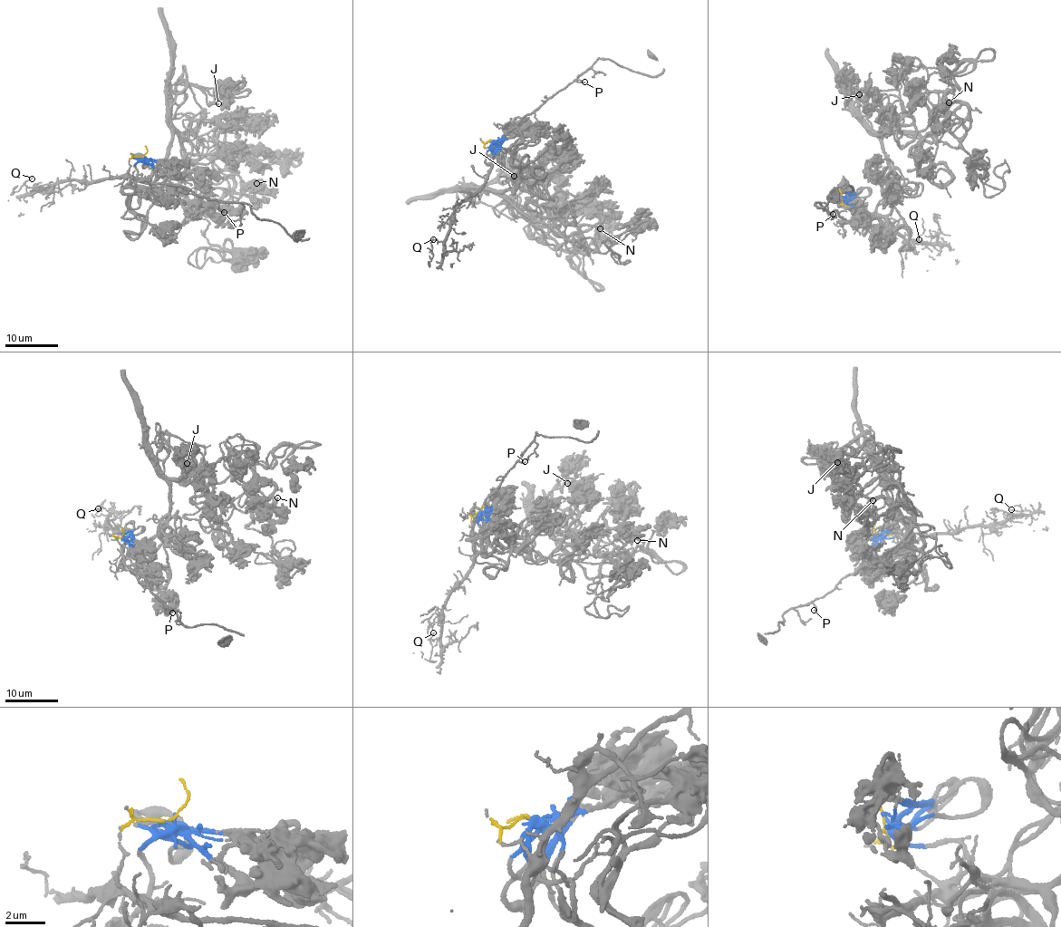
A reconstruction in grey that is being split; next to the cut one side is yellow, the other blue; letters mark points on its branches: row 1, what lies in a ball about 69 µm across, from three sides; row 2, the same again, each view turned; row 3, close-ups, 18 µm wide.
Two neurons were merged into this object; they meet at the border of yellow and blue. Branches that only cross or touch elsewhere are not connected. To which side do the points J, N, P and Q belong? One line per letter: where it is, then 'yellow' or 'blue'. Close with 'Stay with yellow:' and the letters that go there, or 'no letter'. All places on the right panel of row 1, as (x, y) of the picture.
J: (859, 94) | blue
N: (949, 102) | blue
P: (833, 214) | yellow
Q: (919, 239) | yellow
Stay with yellow: P, Q

